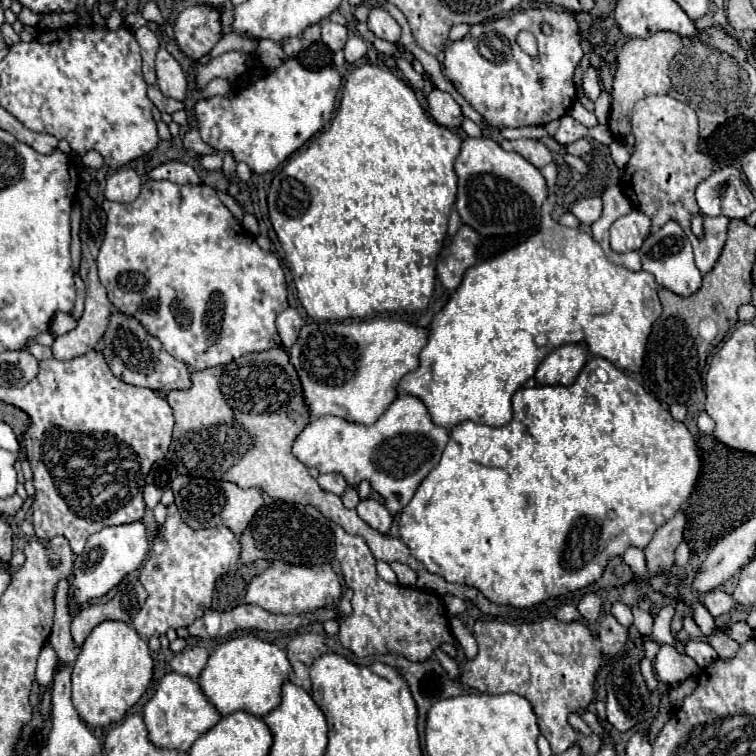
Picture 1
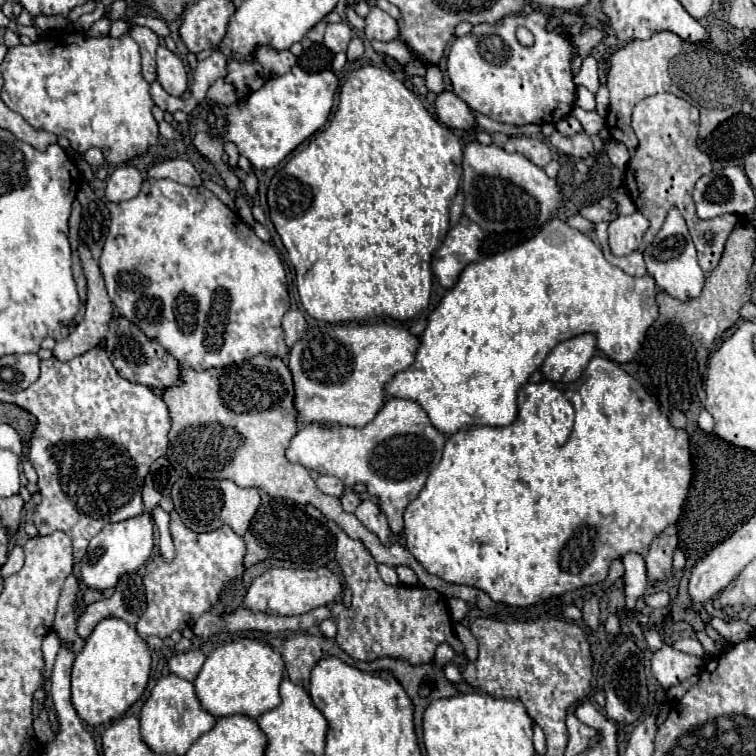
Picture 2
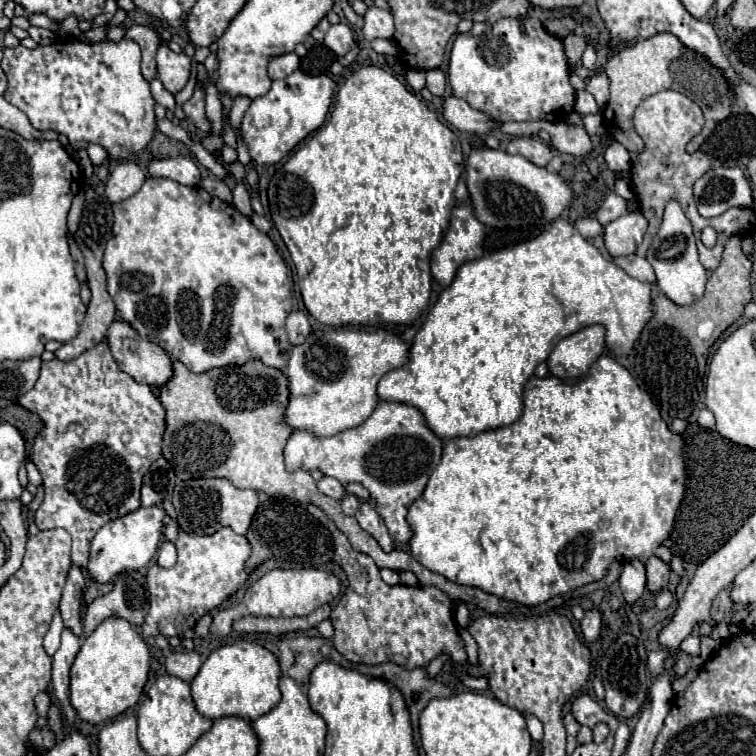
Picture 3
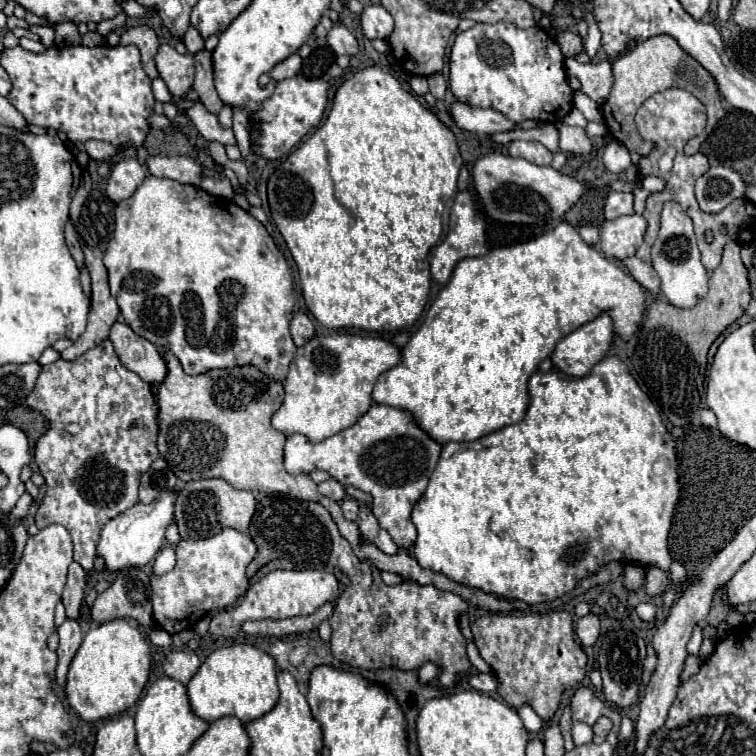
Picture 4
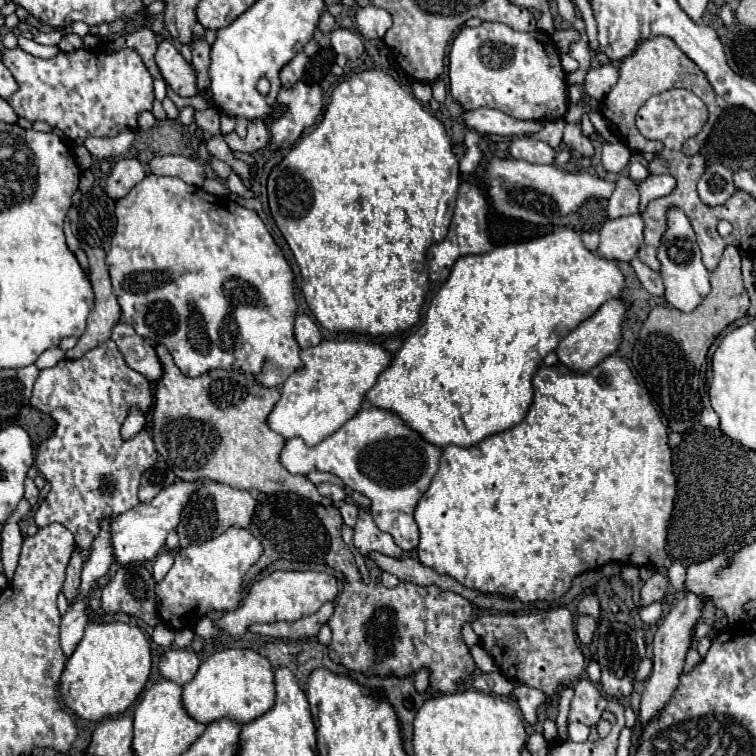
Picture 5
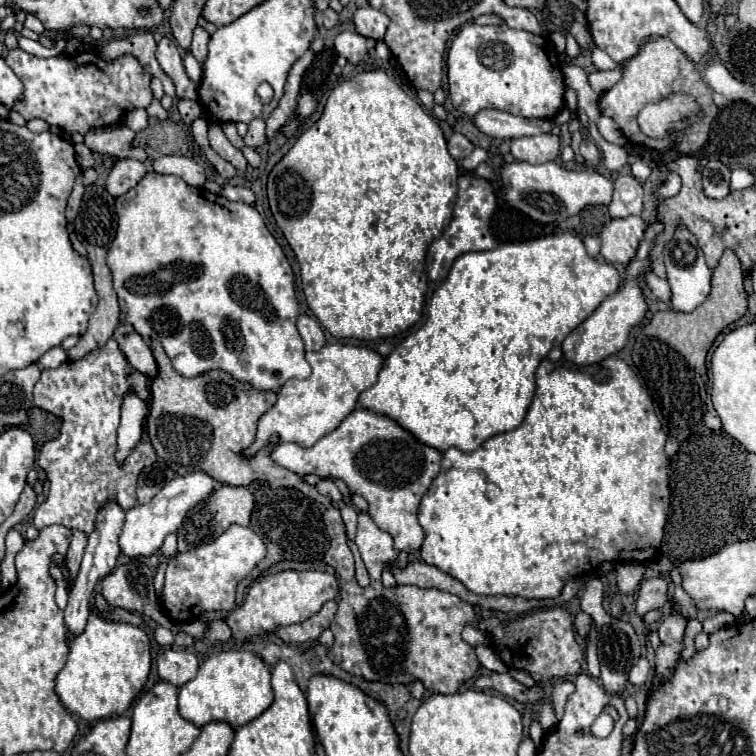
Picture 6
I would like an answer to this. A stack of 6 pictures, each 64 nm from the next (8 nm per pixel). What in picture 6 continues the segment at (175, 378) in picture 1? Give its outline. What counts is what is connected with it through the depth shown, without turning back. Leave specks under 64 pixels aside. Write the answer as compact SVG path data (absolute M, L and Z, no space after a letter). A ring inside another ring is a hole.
M118 324L118 328L114 330L114 340L118 342L122 354L134 370L142 372L148 378L154 378L158 374L158 366L150 346L136 334L132 324Z

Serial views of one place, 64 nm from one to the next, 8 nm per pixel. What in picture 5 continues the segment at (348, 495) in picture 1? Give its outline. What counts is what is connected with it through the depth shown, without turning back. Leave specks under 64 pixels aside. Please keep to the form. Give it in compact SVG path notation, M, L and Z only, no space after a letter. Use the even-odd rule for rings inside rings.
M344 502L344 504L340 506L340 514L342 514L344 524L354 526L354 524L356 524L356 516L358 516L358 506L356 506L354 502Z

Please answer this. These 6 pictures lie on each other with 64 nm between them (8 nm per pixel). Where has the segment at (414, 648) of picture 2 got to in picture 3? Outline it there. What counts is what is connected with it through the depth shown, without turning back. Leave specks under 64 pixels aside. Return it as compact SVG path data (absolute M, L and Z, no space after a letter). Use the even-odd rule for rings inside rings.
M310 504L308 512L330 528L334 536L334 544L336 544L334 560L344 568L350 582L346 594L336 604L330 616L336 630L332 642L334 642L334 648L344 658L356 664L396 662L396 664L404 664L406 668L418 668L418 666L426 666L440 652L448 652L452 662L466 662L464 642L458 634L458 628L452 616L454 602L448 596L444 596L444 592L440 592L434 586L406 586L404 584L388 586L380 578L380 570L376 568L376 562L368 554L354 550L348 538L334 526L332 520L324 516L324 512L318 506ZM390 610L392 610L392 616L396 612L394 626L390 626ZM416 614L424 616L424 622L418 622ZM426 616L428 616L428 622L426 622ZM398 622L402 628L398 626Z

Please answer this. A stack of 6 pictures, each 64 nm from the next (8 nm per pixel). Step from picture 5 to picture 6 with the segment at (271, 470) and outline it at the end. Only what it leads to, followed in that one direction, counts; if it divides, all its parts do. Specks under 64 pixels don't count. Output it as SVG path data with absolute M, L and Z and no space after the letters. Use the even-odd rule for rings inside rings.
M158 340L152 342L152 352L158 364L158 376L152 380L146 430L156 454L176 474L184 476L202 470L216 482L228 486L250 486L254 482L264 482L268 488L296 488L308 498L330 506L328 496L320 496L314 486L302 480L302 476L278 466L270 458L280 442L278 436L270 436L268 450L260 450L260 454L254 456L242 454L256 440L260 416L276 404L276 392L256 390L248 382L240 382L222 370L210 370L196 378L184 378L172 368L168 354Z

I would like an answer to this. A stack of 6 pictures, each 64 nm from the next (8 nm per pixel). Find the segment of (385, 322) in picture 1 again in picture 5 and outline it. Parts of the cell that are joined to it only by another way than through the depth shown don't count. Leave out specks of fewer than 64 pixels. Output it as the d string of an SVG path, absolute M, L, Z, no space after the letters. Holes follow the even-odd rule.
M322 340L318 346L302 350L300 358L304 366L286 378L282 398L268 416L268 426L284 434L286 440L302 436L308 446L316 446L354 418L378 374L392 364L392 352L366 340Z

